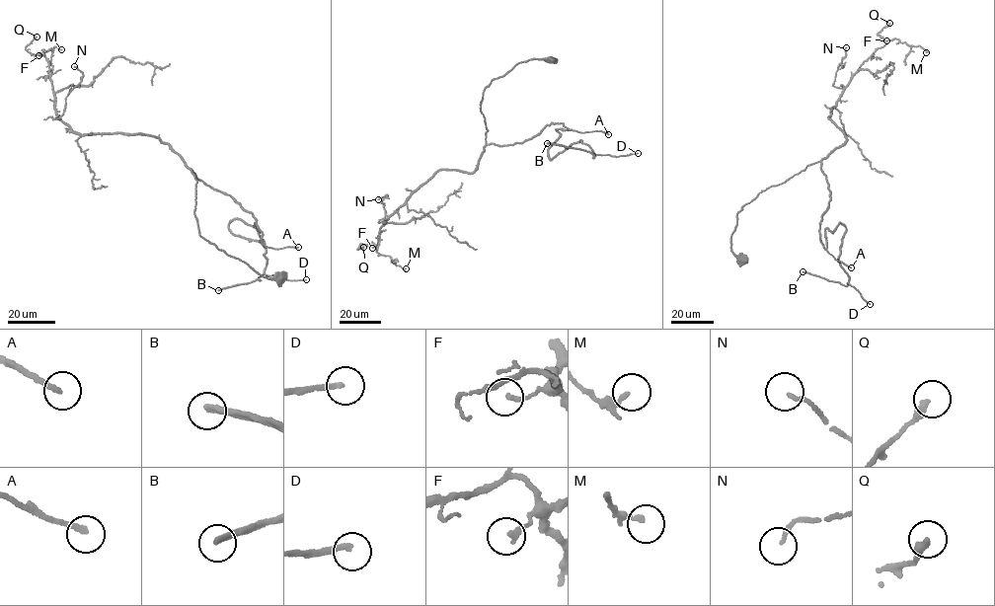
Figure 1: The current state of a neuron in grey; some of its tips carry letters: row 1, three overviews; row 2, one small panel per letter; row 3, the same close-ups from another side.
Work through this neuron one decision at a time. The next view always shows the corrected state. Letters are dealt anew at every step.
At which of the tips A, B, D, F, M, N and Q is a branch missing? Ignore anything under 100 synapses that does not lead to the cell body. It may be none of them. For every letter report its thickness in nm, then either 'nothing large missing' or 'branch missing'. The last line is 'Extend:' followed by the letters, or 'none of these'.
A: calibre 200 nm; nothing large missing
B: calibre 280 nm; branch missing
D: calibre 200 nm; branch missing
F: calibre 170 nm; nothing large missing
M: calibre 220 nm; nothing large missing
N: calibre 130 nm; nothing large missing
Q: calibre 280 nm; nothing large missing
Extend: B, D

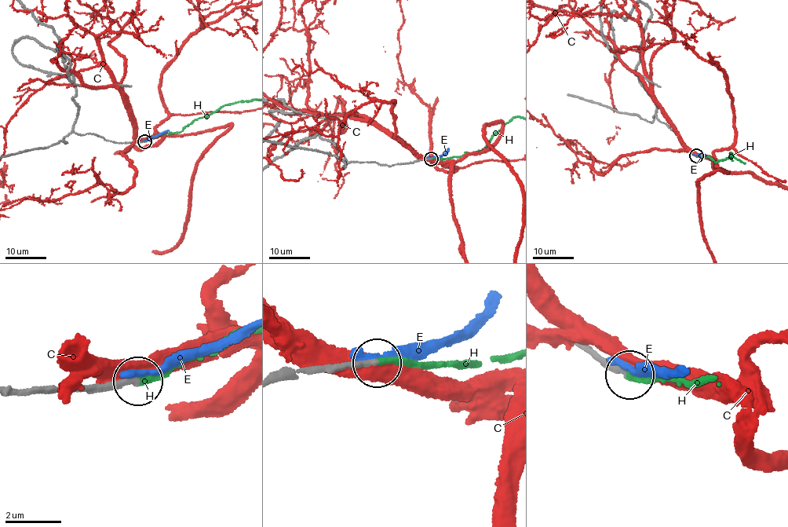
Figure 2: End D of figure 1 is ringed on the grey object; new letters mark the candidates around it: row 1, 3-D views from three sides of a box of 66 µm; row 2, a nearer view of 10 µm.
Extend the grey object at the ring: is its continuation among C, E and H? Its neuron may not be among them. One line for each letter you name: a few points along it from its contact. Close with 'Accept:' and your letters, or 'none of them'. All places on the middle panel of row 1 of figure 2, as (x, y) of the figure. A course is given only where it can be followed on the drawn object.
Accept: H

